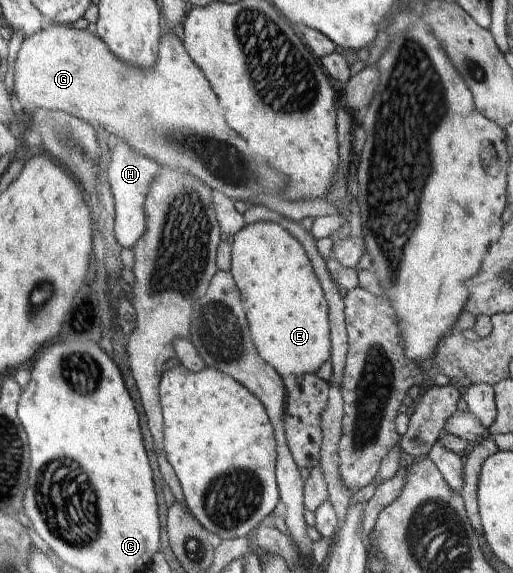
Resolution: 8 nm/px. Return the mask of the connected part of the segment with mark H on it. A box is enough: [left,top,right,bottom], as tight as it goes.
[107,140,160,248]

